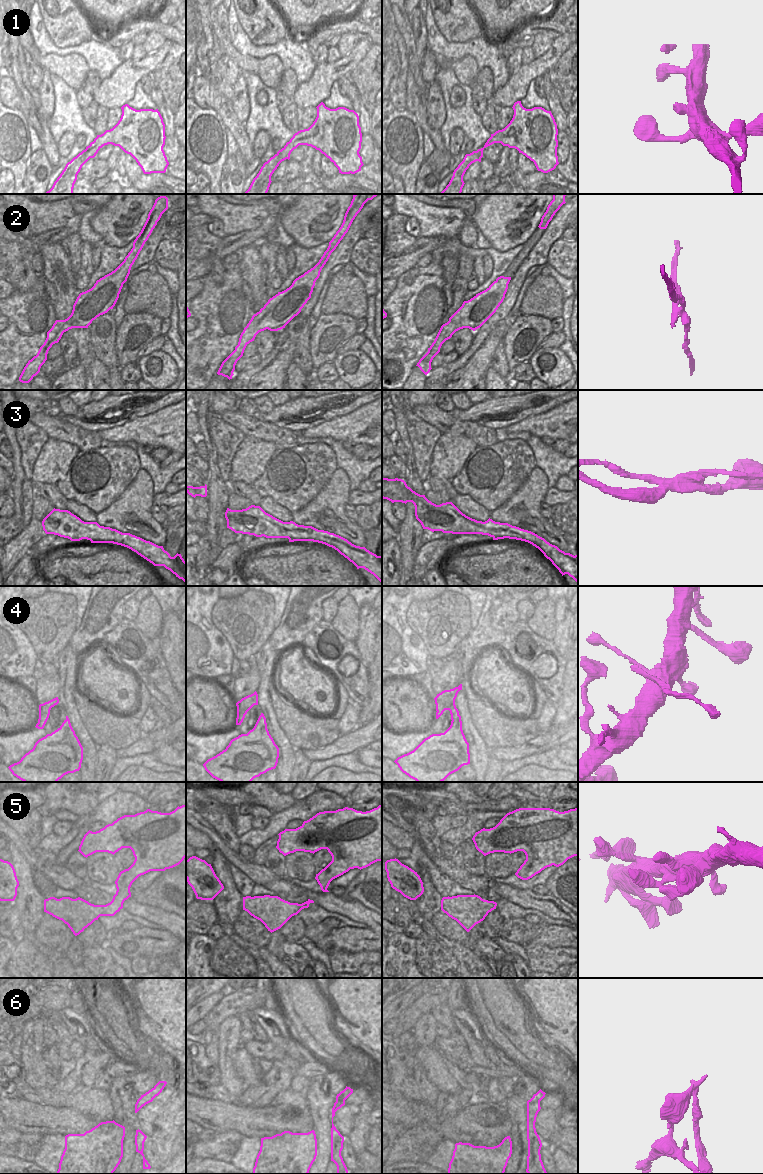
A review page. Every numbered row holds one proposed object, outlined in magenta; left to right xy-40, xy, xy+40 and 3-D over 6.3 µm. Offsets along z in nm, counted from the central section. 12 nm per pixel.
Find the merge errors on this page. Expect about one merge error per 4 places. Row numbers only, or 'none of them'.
2, 3, 4, 6

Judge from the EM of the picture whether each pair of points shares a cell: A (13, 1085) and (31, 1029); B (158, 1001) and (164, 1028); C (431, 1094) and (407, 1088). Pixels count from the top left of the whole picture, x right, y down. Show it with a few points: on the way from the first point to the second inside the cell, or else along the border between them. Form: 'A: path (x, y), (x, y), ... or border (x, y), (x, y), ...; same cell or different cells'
A: border (19, 1059), (24, 1070), (24, 1081), (26, 1083); different cells
B: path (161, 1008), (161, 1021); same cell
C: border (411, 1075), (423, 1101); different cells

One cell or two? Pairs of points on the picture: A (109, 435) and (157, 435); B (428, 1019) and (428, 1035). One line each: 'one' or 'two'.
A: one
B: one

